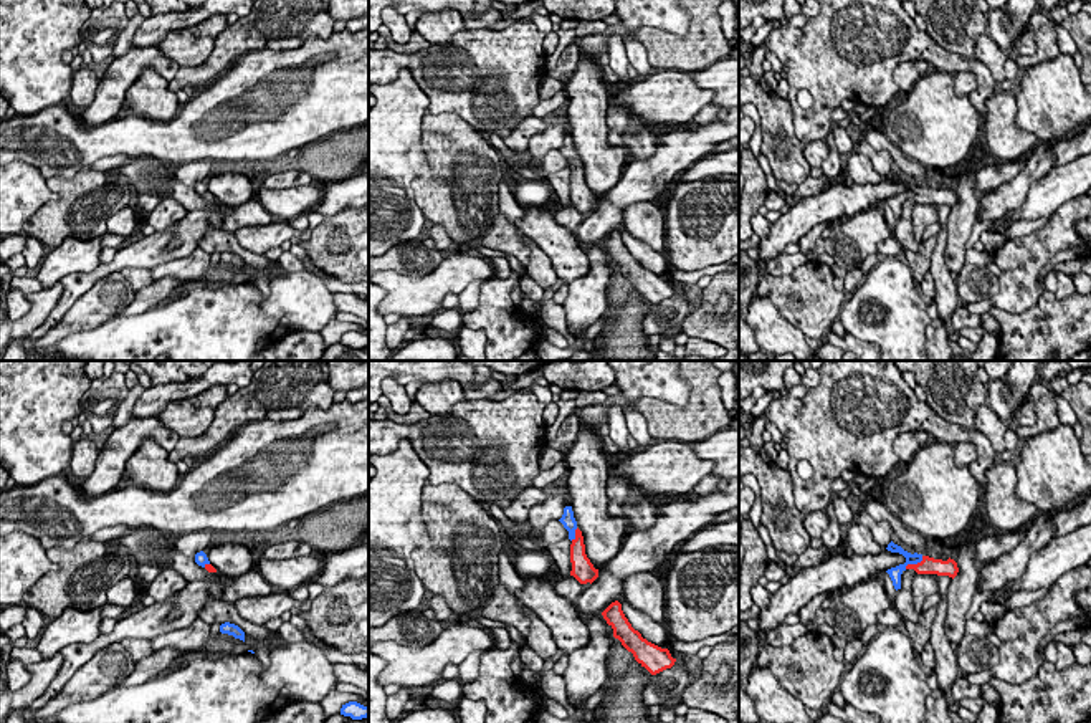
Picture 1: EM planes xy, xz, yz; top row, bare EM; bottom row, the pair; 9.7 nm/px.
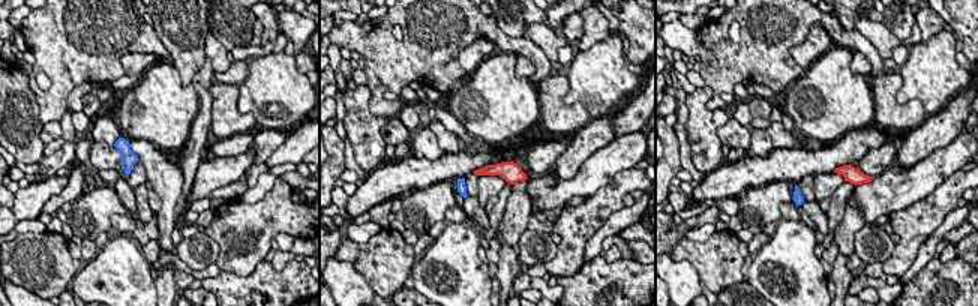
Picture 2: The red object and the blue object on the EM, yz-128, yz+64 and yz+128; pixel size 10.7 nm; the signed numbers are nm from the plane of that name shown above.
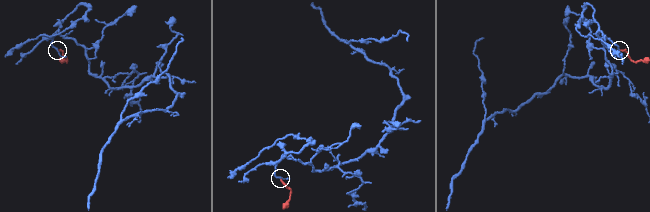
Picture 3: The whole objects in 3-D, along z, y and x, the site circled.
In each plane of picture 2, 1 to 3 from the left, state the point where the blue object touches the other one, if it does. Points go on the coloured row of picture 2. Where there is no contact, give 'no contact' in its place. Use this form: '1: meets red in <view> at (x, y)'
1: no contact
2: no contact
3: no contact

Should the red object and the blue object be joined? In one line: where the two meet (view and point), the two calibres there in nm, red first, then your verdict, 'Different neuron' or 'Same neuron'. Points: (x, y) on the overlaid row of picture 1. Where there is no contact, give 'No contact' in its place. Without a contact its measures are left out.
Touches red at yz (914, 564). Thickness 160 nm (red) against 130 nm. Same neuron

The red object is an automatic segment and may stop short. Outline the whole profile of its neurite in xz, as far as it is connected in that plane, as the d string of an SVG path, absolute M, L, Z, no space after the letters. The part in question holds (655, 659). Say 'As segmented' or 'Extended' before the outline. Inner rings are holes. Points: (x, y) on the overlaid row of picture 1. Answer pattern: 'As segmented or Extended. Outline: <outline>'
As segmented. Outline: M618 601L612 602L602 612L602 615L613 629L613 637L618 639L622 645L633 654L635 660L651 675L656 675L674 665L676 658L671 657L668 649L661 649L648 642L638 630L631 627Z

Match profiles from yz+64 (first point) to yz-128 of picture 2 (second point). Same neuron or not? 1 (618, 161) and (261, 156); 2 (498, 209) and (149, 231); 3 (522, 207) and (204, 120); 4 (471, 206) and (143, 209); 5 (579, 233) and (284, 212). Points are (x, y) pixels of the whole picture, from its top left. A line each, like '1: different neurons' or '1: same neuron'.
1: different neurons
2: same neuron
3: same neuron
4: different neurons
5: same neuron

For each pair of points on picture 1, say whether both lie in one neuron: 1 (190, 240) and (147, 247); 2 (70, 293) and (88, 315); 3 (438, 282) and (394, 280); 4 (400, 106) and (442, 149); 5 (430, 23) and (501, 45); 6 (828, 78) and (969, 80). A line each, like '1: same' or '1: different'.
1: same
2: different
3: same
4: different
5: different
6: different

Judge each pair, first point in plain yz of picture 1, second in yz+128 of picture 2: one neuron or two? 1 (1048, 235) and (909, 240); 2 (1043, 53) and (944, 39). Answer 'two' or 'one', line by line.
1: one
2: two

